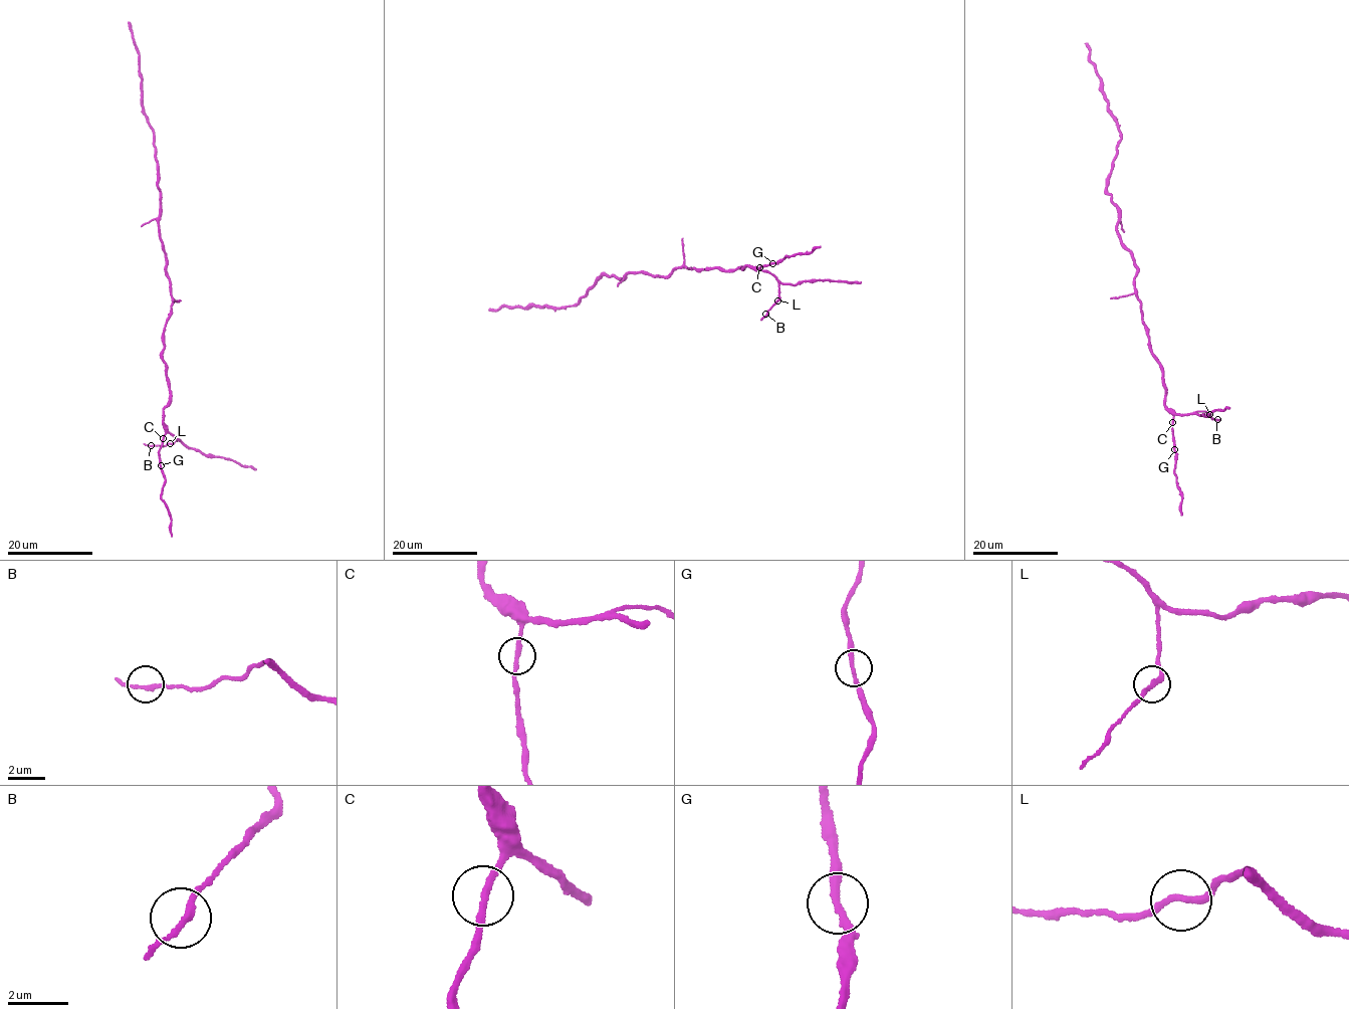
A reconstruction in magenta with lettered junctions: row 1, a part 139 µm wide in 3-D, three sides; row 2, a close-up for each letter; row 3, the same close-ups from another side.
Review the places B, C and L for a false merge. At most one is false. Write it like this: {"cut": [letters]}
{"cut": []}

